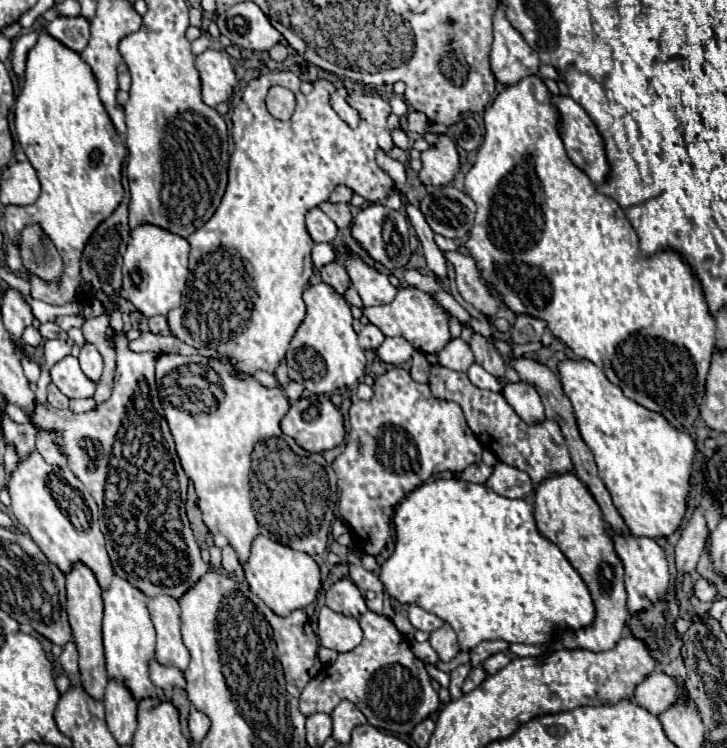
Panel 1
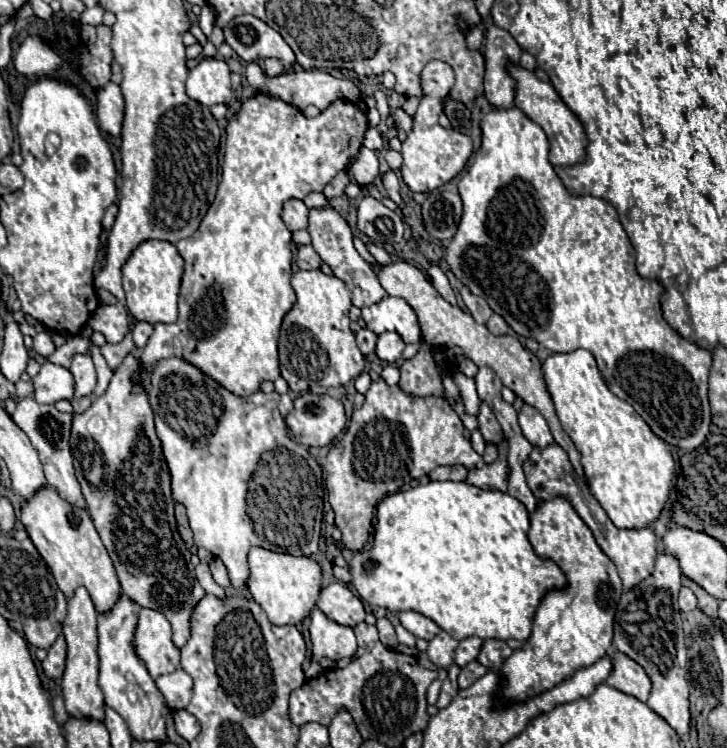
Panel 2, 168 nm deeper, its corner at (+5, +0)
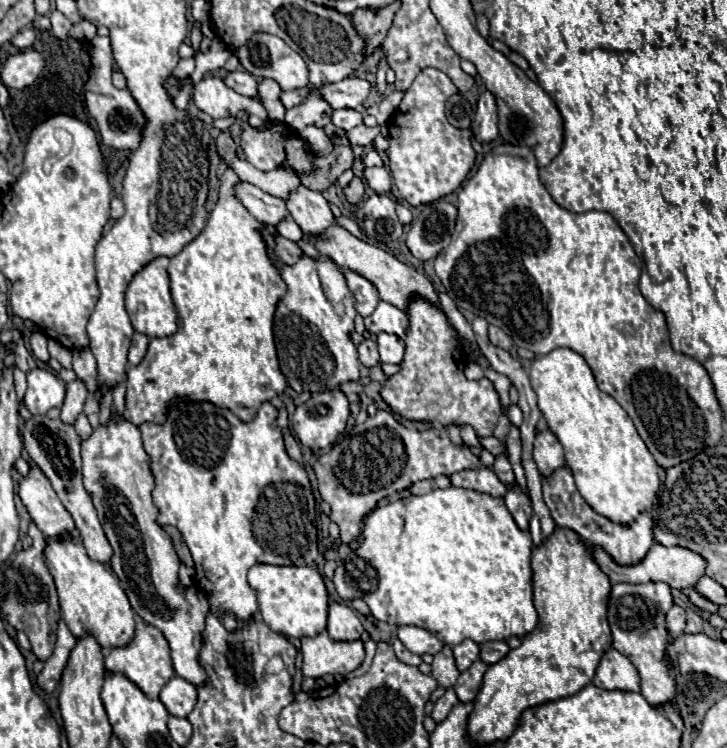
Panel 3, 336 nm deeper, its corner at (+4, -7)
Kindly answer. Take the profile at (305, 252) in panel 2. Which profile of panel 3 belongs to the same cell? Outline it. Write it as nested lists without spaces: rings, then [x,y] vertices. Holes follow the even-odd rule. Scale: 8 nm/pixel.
[[[274,234],[274,242],[276,242],[274,244],[274,254],[284,264],[294,264],[302,256],[302,250],[294,242],[290,242],[290,240],[286,240],[278,234]]]

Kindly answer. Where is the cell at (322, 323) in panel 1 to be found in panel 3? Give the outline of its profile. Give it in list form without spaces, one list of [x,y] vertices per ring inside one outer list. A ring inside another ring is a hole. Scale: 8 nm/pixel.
[[[302,254],[302,258],[292,266],[282,266],[280,276],[288,286],[288,292],[284,298],[278,300],[276,312],[274,312],[274,340],[276,340],[276,352],[280,360],[282,374],[286,376],[288,384],[300,394],[304,390],[316,394],[324,392],[328,388],[334,388],[344,382],[352,382],[360,378],[360,360],[356,346],[350,340],[350,334],[354,332],[354,296],[346,286],[342,270],[332,262],[328,256],[318,256],[316,260]]]

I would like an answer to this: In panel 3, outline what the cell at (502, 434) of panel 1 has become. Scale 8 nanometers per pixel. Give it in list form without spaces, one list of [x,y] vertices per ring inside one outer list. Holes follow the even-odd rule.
[[[566,466],[556,470],[550,478],[542,480],[542,492],[544,492],[544,502],[546,502],[554,522],[558,526],[570,528],[582,540],[602,546],[618,564],[636,564],[636,562],[640,562],[646,556],[648,548],[654,544],[654,540],[652,540],[652,518],[650,518],[648,512],[642,512],[632,524],[626,524],[626,526],[620,526],[620,524],[608,520],[606,516],[596,514],[586,504],[586,500],[580,496],[580,492],[574,484],[574,478],[572,478],[572,474]]]

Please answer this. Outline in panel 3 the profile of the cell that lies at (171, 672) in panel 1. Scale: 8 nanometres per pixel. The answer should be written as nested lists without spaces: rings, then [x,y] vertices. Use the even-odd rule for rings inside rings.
[[[174,676],[160,692],[160,702],[172,716],[178,718],[186,718],[192,712],[196,700],[198,700],[196,686],[182,680],[180,676]]]

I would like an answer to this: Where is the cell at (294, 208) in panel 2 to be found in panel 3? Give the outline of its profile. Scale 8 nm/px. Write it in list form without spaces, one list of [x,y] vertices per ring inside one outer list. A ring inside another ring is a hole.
[[[240,182],[234,186],[234,194],[256,220],[268,226],[276,226],[276,220],[280,220],[280,216],[288,216],[288,210],[282,198],[270,196],[260,188],[256,188],[254,184]]]

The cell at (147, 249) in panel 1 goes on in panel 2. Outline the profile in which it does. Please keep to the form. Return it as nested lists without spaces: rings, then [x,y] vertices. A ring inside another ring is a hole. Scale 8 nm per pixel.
[[[143,241],[123,265],[123,289],[133,319],[147,323],[171,323],[177,317],[177,297],[183,277],[183,257],[169,241]]]

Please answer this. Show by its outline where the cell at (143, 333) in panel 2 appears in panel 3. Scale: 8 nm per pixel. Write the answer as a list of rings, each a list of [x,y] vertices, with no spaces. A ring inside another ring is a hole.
[[[136,332],[134,338],[132,338],[132,346],[130,346],[130,350],[128,350],[128,364],[130,364],[130,366],[140,364],[140,360],[142,360],[144,354],[146,354],[146,348],[148,348],[148,336]]]

